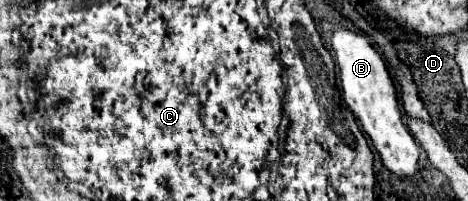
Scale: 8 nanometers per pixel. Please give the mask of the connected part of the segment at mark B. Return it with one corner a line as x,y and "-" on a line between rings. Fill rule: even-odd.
344,26
334,28
332,50
336,52
336,64
340,68
340,82
344,92
342,96
352,114
362,124
364,132
370,136
376,152
382,158
382,164
398,176
414,174
418,170
418,144
410,134
406,122
402,120
396,100
396,88
382,56
374,50
374,46
368,42
364,34
358,34

